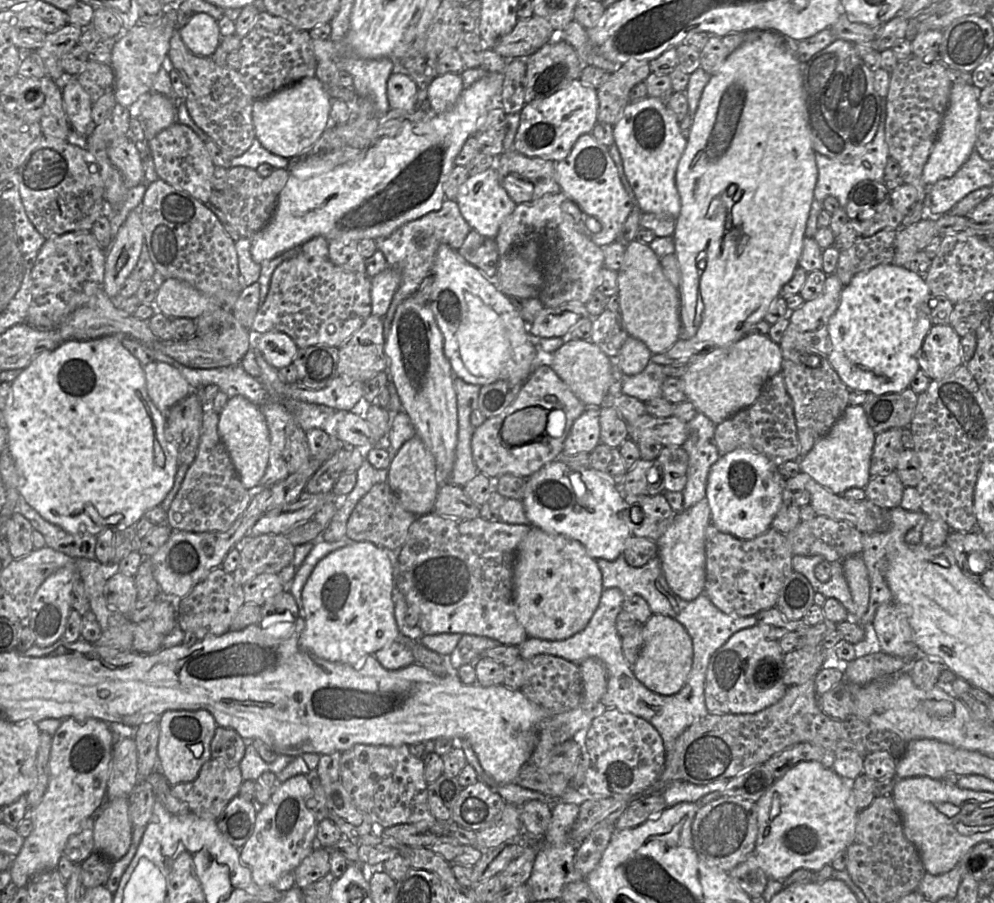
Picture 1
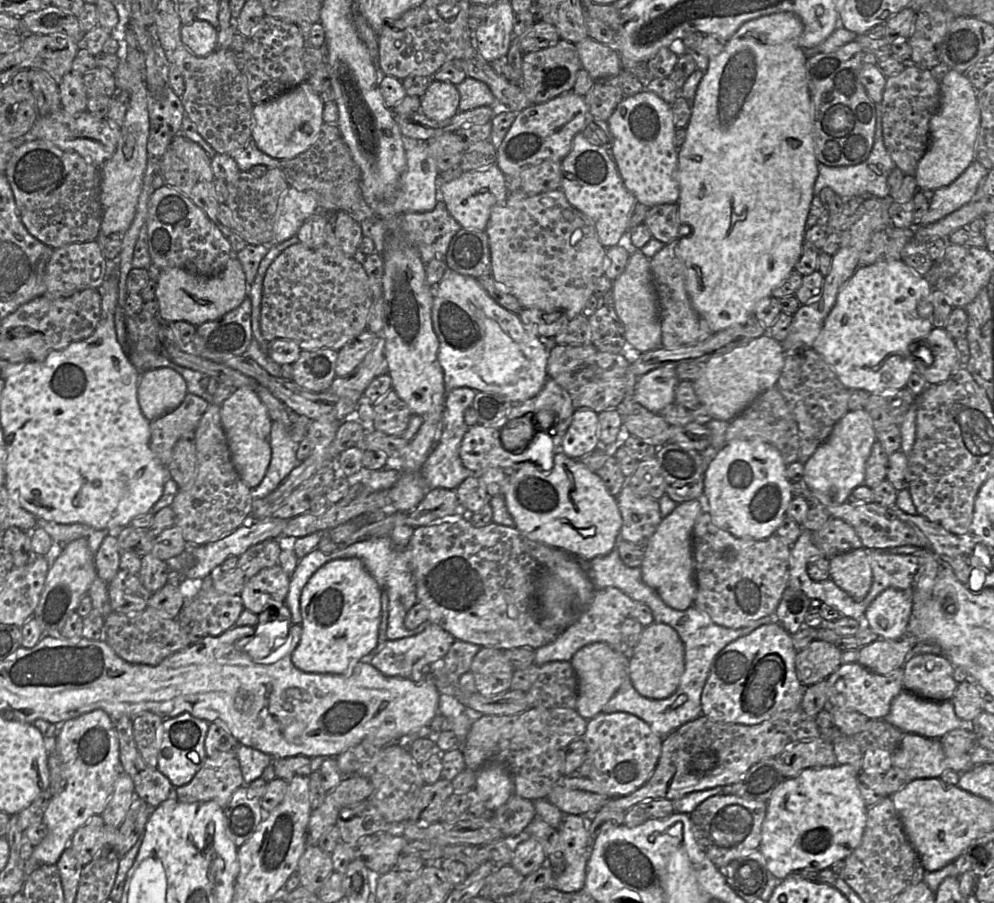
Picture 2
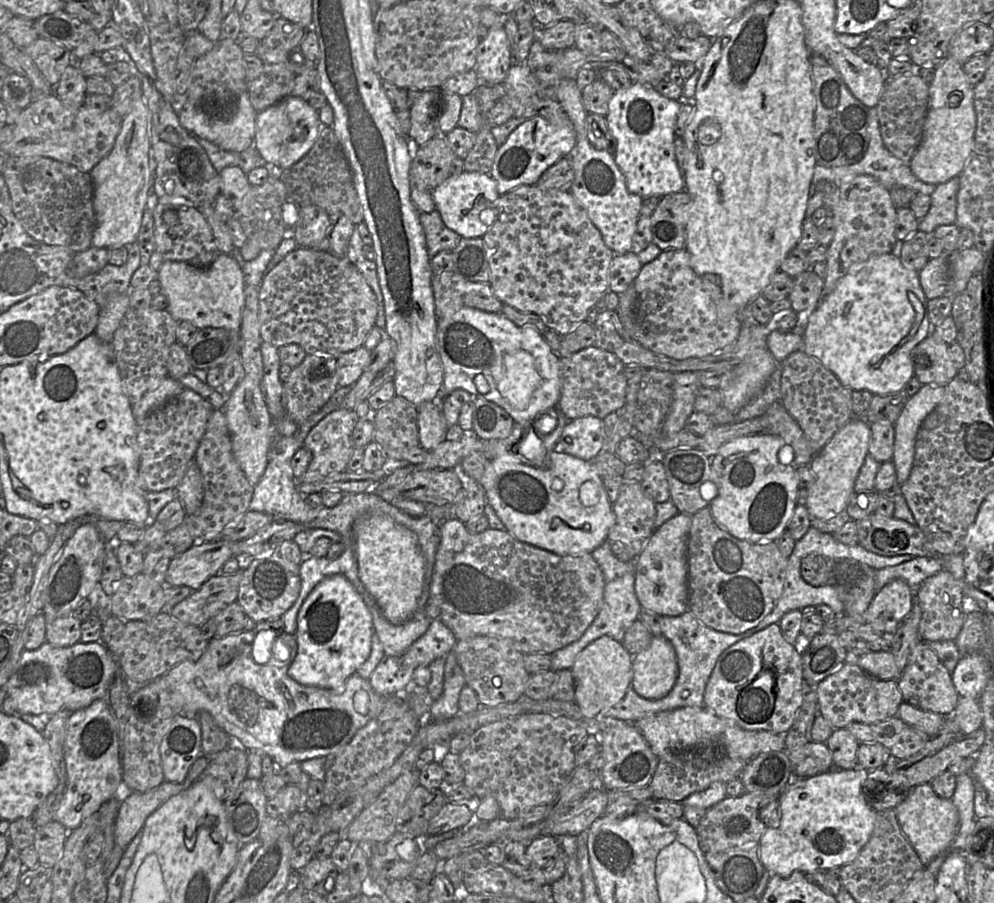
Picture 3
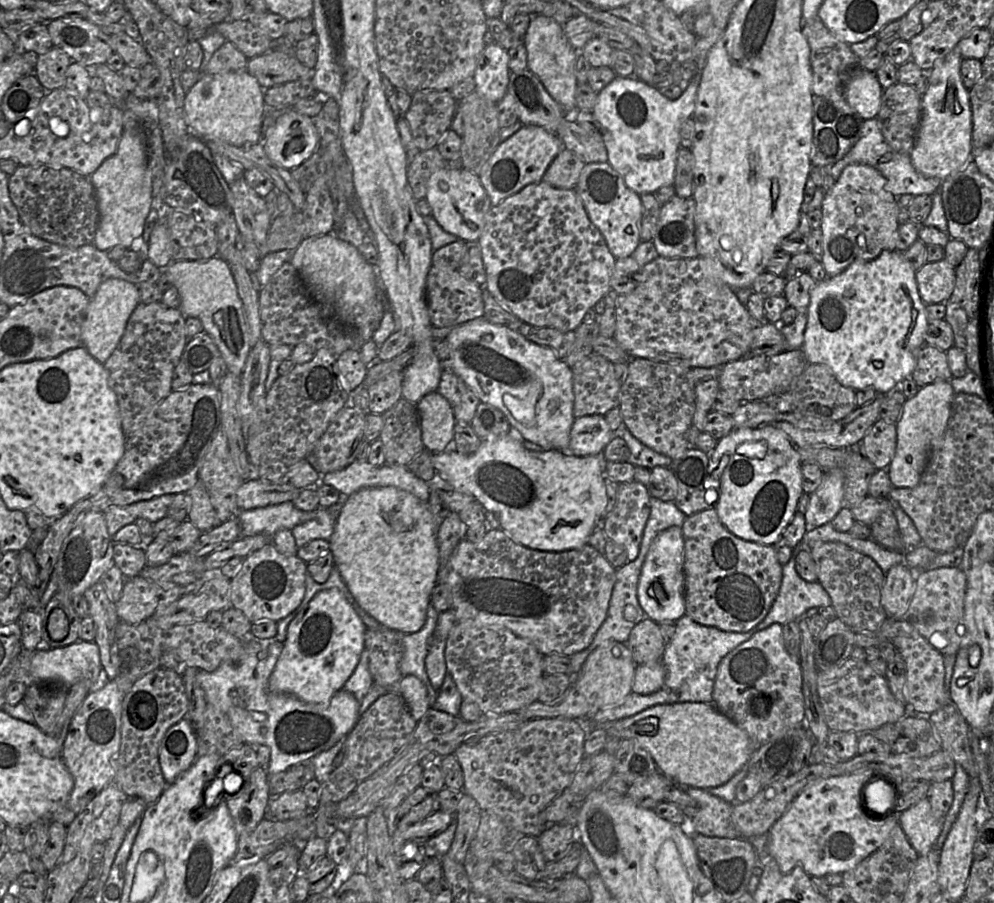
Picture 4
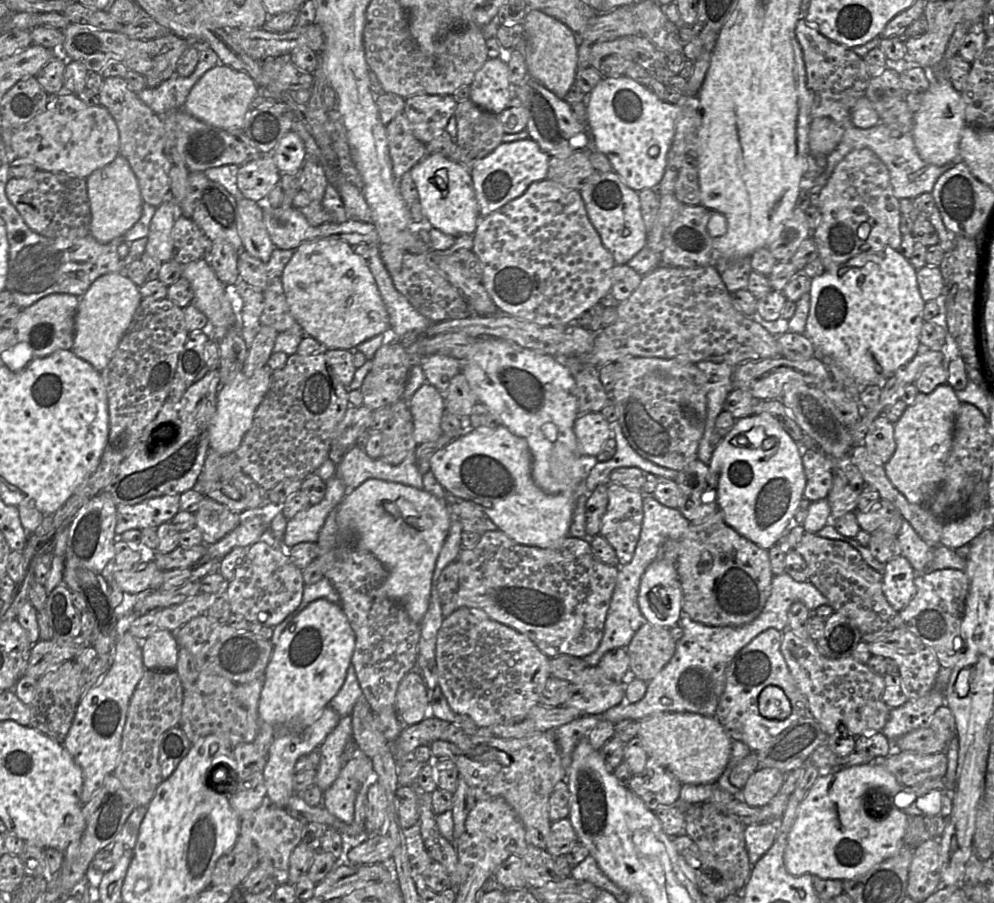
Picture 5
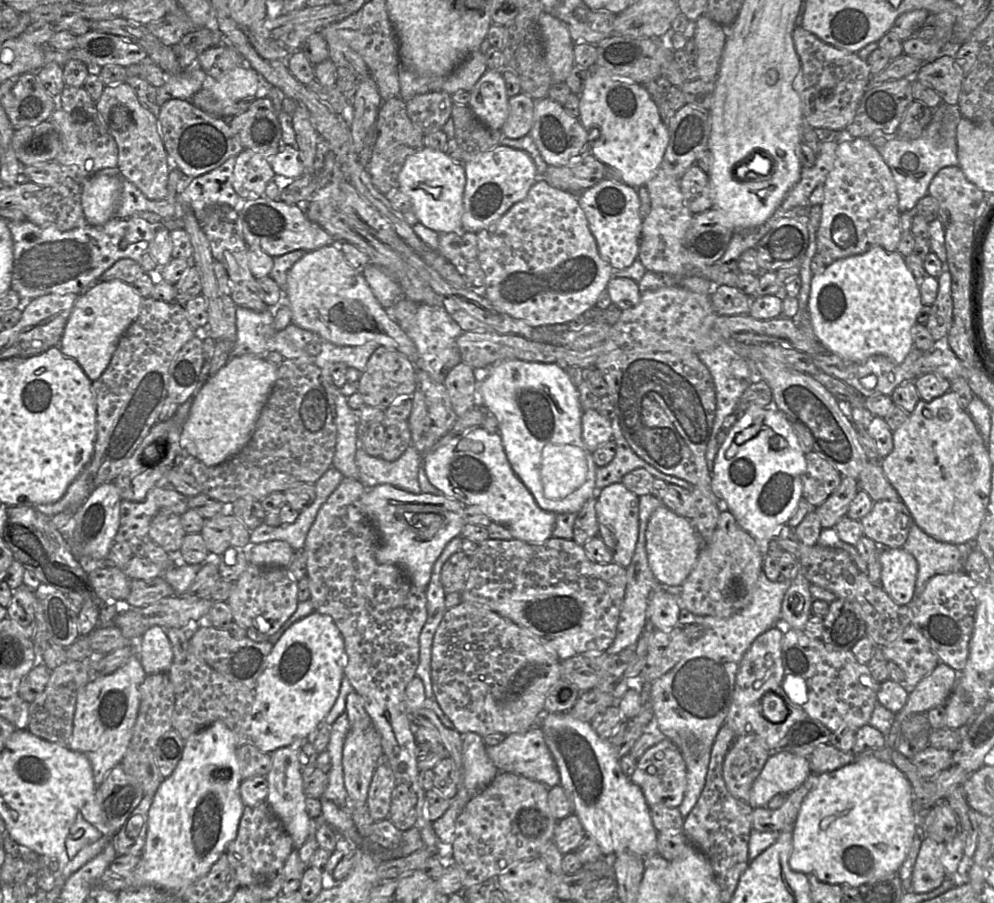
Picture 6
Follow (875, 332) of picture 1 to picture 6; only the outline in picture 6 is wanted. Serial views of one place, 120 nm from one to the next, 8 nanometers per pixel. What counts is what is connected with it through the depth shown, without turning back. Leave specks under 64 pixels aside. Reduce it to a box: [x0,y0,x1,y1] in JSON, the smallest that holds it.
[808,247,921,364]

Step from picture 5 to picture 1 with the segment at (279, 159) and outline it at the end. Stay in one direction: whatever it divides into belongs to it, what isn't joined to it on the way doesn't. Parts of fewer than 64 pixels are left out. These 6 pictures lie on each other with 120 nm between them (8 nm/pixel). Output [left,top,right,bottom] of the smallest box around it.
[254,75,331,159]

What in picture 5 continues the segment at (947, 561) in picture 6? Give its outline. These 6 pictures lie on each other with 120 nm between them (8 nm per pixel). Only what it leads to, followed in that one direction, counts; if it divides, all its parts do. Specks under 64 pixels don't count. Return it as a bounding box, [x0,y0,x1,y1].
[897,519,934,573]

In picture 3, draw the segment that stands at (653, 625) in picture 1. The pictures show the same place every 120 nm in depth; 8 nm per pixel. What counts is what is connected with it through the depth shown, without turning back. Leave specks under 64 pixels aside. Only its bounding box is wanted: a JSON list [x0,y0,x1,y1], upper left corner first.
[631,636,678,699]

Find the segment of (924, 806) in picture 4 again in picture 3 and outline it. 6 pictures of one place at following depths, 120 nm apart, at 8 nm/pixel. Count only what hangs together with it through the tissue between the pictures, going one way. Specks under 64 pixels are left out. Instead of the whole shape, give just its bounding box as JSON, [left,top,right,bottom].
[895,783,959,867]

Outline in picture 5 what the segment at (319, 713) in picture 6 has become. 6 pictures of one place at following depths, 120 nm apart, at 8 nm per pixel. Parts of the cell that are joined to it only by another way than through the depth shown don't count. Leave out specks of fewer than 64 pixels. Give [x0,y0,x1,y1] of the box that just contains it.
[253,599,355,757]

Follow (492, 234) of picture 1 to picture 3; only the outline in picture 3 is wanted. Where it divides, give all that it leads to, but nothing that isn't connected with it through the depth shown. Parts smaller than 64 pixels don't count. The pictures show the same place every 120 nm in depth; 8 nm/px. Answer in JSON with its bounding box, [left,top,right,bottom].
[431,171,501,238]

